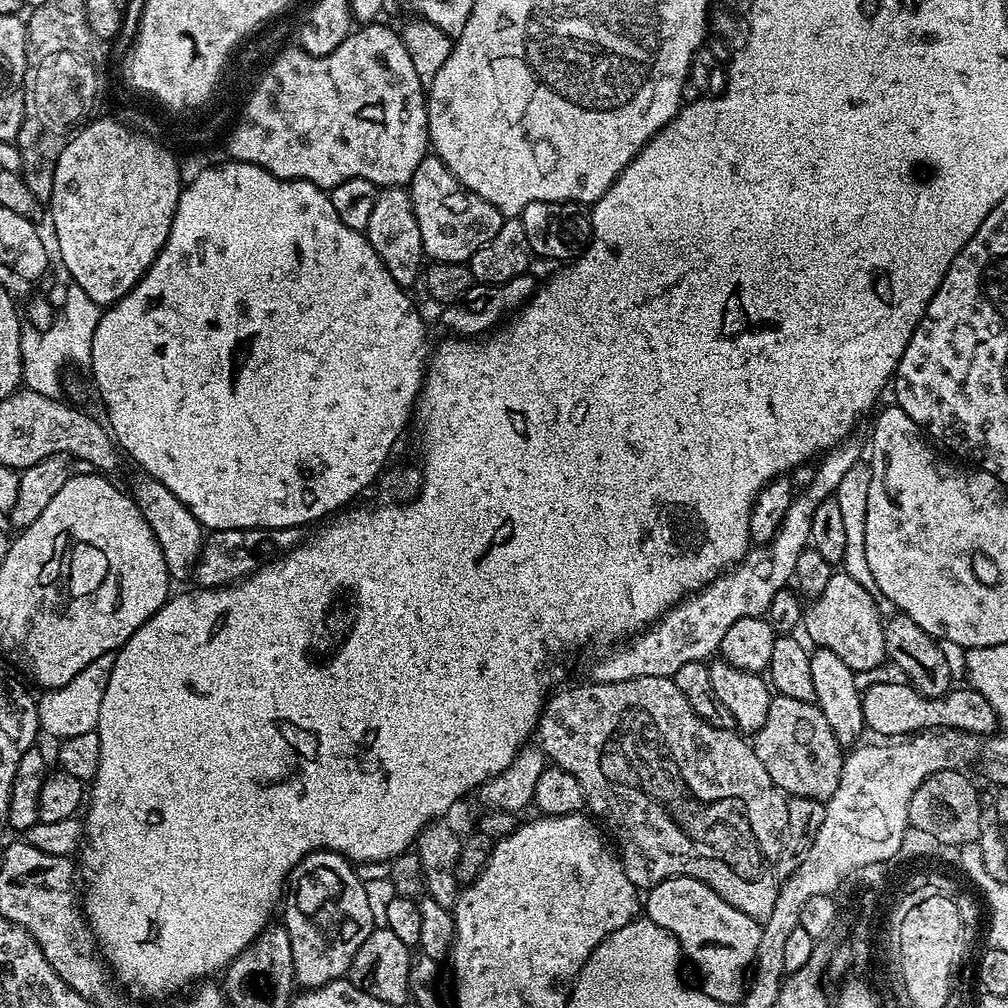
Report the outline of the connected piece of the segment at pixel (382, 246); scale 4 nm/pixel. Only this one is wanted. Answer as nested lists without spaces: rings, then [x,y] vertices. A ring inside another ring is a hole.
[[[384,186],[377,191],[374,211],[366,229],[370,246],[382,258],[390,278],[394,278],[397,289],[408,290],[412,283],[419,281],[426,264],[422,246],[422,230],[418,230],[418,218],[414,214],[412,193],[404,186]]]

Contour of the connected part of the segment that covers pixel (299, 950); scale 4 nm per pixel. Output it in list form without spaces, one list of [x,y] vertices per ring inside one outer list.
[[[321,850],[303,856],[288,875],[282,897],[282,923],[290,934],[294,974],[301,989],[321,988],[332,980],[347,977],[358,946],[377,927],[378,916],[372,913],[372,900],[352,868],[355,868],[353,861],[347,856]]]

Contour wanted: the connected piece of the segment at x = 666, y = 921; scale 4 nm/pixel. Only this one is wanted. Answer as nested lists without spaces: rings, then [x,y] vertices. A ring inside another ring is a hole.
[[[675,876],[658,882],[647,889],[642,900],[642,912],[647,919],[654,921],[662,932],[668,933],[671,939],[680,943],[680,951],[685,957],[692,959],[694,967],[700,971],[699,987],[710,998],[722,1002],[725,1006],[739,1005],[746,991],[746,977],[756,962],[758,938],[761,921],[750,918],[750,914],[742,914],[742,910],[734,910],[726,898],[718,898],[706,882],[698,882],[698,878]]]

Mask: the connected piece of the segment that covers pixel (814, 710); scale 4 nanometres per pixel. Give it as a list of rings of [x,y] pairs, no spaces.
[[[773,695],[770,710],[766,710],[766,722],[762,722],[760,729],[751,737],[750,743],[754,754],[758,754],[758,762],[766,766],[766,774],[770,774],[781,792],[789,797],[801,796],[826,802],[834,794],[834,790],[838,790],[838,778],[842,778],[845,753],[841,744],[834,738],[834,730],[830,730],[830,722],[826,722],[822,710],[816,707],[813,701]]]

